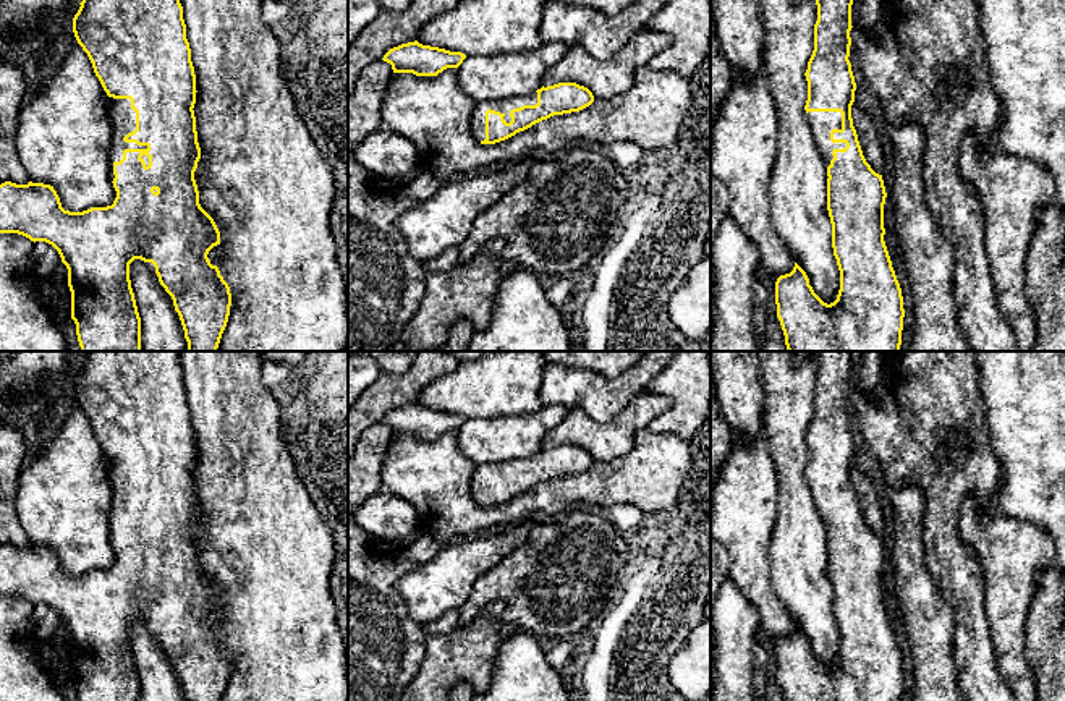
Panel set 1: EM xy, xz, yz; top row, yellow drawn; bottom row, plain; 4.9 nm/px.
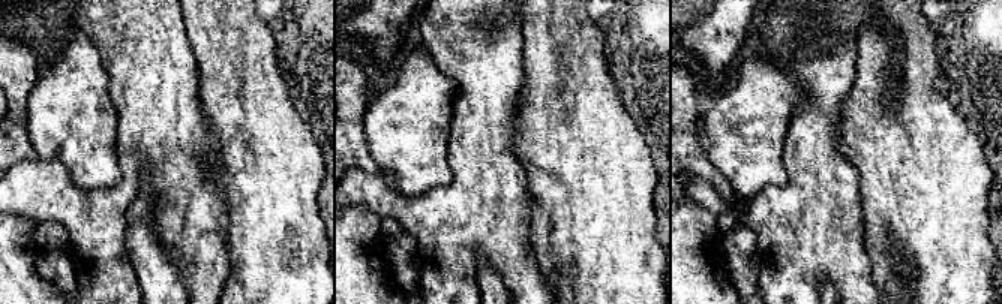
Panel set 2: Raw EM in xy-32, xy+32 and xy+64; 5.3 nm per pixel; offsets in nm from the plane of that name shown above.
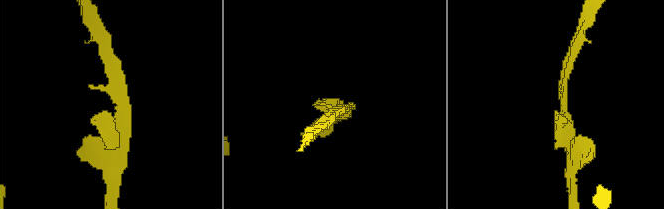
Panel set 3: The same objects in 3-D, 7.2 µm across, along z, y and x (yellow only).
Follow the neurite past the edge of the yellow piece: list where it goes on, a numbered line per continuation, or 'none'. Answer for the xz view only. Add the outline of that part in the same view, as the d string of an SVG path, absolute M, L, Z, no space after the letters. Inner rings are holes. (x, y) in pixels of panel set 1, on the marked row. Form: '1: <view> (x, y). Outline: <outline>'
1: xz (504, 106). Outline: M531 92L526 96L516 96L516 97L510 97L510 99L499 99L499 100L492 100L492 102L476 102L473 117L471 117L471 131L473 136L481 142L486 139L486 112L495 110L503 113L503 120L507 123L511 121L510 112L513 108L520 108L523 105L536 105L537 104L537 92Z

